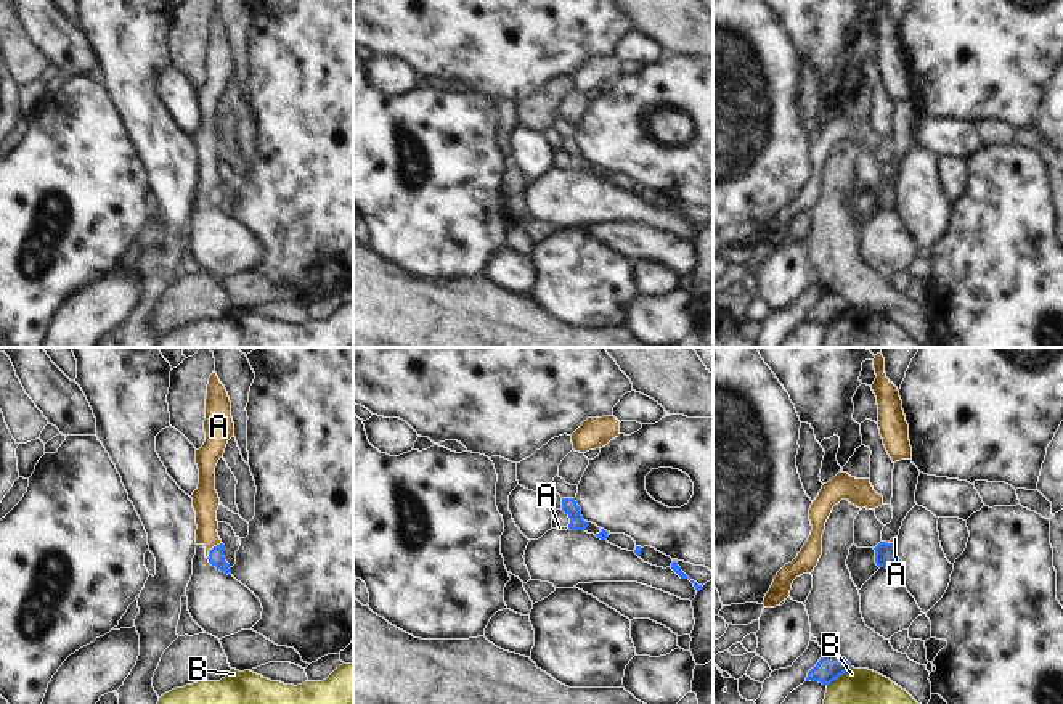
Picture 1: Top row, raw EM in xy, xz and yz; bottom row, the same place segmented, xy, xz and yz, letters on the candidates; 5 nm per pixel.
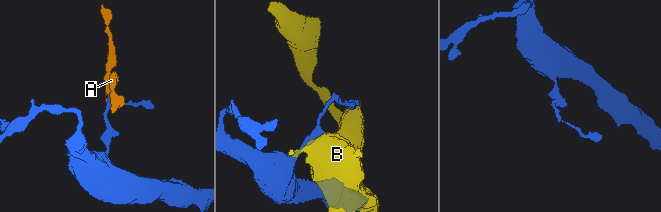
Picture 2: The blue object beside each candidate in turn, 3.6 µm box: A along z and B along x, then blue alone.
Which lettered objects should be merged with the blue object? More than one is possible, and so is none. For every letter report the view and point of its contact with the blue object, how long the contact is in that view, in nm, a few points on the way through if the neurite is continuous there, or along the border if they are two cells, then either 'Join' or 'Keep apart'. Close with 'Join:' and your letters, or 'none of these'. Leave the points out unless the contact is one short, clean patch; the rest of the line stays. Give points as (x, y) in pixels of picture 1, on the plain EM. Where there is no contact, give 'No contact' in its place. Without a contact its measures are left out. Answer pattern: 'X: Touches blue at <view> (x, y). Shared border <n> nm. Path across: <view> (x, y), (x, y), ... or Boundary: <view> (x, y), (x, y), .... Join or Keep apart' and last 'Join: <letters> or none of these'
A: Touches blue at xy (211, 190). Shared border 110 nm. Boundary: xy (220, 182), (209, 192), (207, 198). Keep apart
B: Touches blue at yz (838, 315). Shared border 160 nm. Keep apart
Join: none of these

